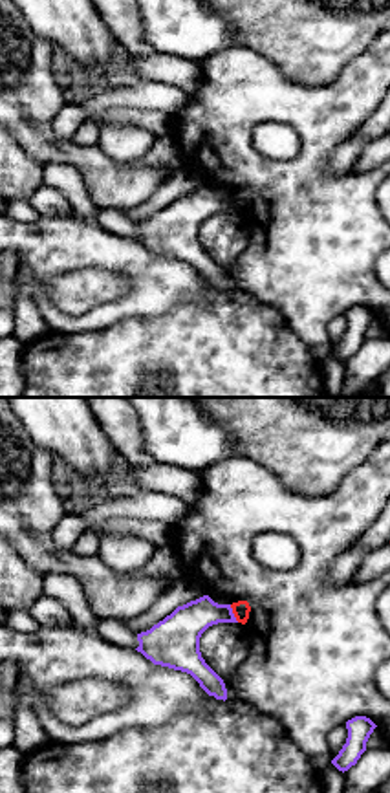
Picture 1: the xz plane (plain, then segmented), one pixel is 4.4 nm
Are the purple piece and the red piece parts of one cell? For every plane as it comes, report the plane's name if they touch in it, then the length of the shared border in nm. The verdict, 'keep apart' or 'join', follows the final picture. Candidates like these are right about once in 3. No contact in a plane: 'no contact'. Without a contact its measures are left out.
meets purple in xz; contact 90 nm long

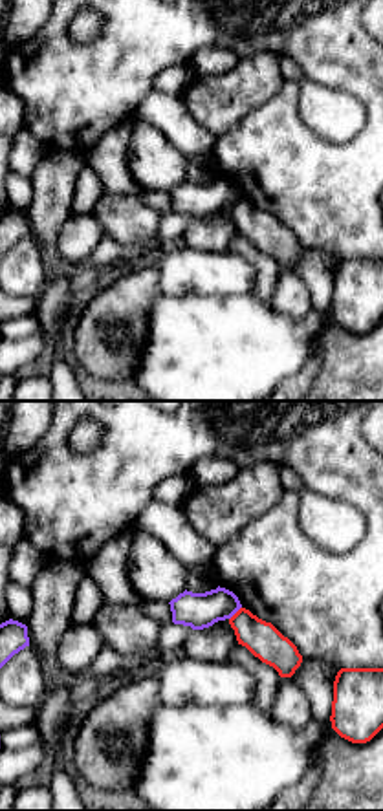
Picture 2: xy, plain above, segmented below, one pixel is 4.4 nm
meets purple in xy; contact 80 nm long

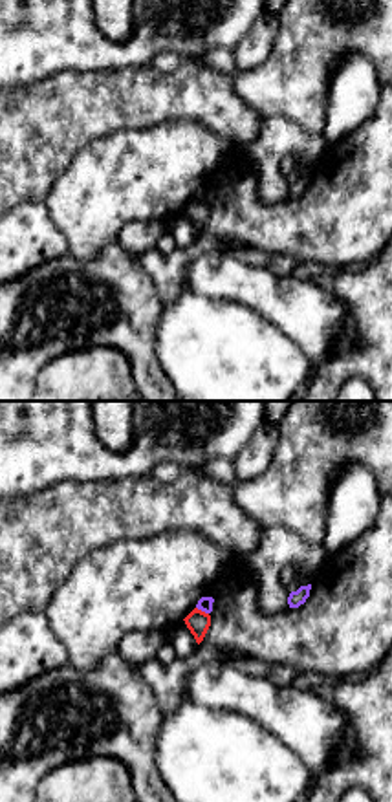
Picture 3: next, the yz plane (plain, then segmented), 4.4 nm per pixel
meets purple in yz; contact 70 nm long

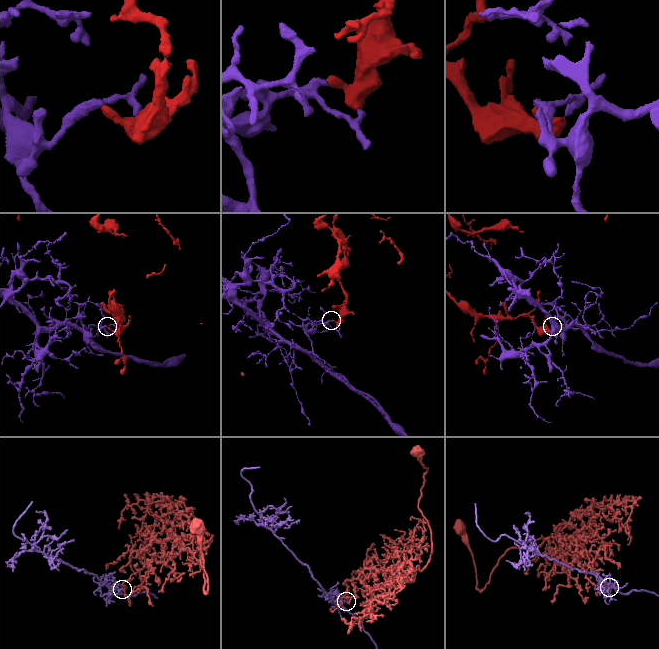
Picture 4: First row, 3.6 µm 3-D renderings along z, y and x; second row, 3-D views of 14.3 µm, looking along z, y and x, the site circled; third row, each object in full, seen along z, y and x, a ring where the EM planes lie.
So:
keep apart

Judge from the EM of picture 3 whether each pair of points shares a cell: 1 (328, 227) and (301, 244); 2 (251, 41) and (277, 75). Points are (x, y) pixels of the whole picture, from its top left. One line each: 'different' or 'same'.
1: same
2: different

